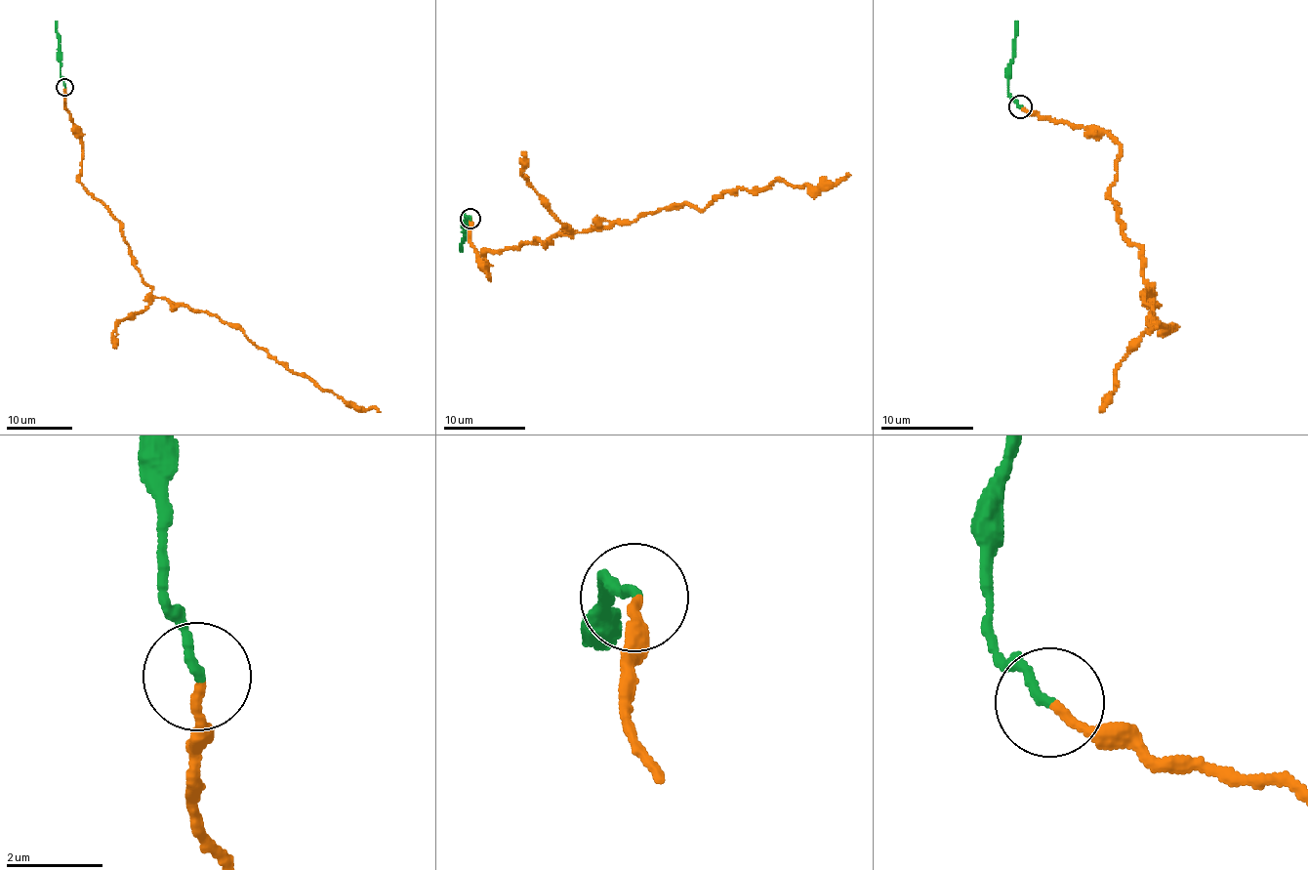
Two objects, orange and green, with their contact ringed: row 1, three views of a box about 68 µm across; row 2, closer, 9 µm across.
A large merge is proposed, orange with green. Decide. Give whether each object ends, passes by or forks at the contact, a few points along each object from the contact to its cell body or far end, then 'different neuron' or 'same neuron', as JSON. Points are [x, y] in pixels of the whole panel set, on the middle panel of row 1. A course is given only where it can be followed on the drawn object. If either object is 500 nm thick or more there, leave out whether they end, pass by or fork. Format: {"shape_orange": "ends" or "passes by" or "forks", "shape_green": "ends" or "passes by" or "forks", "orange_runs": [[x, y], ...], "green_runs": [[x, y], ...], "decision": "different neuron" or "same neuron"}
{"shape_orange": "ends", "shape_green": "ends", "orange_runs": [[470, 220], [490, 279], [485, 252], [684, 202], [705, 209], [739, 188], [836, 186], [850, 175]], "green_runs": [[470, 218], [465, 215], [462, 251]], "decision": "same neuron"}

